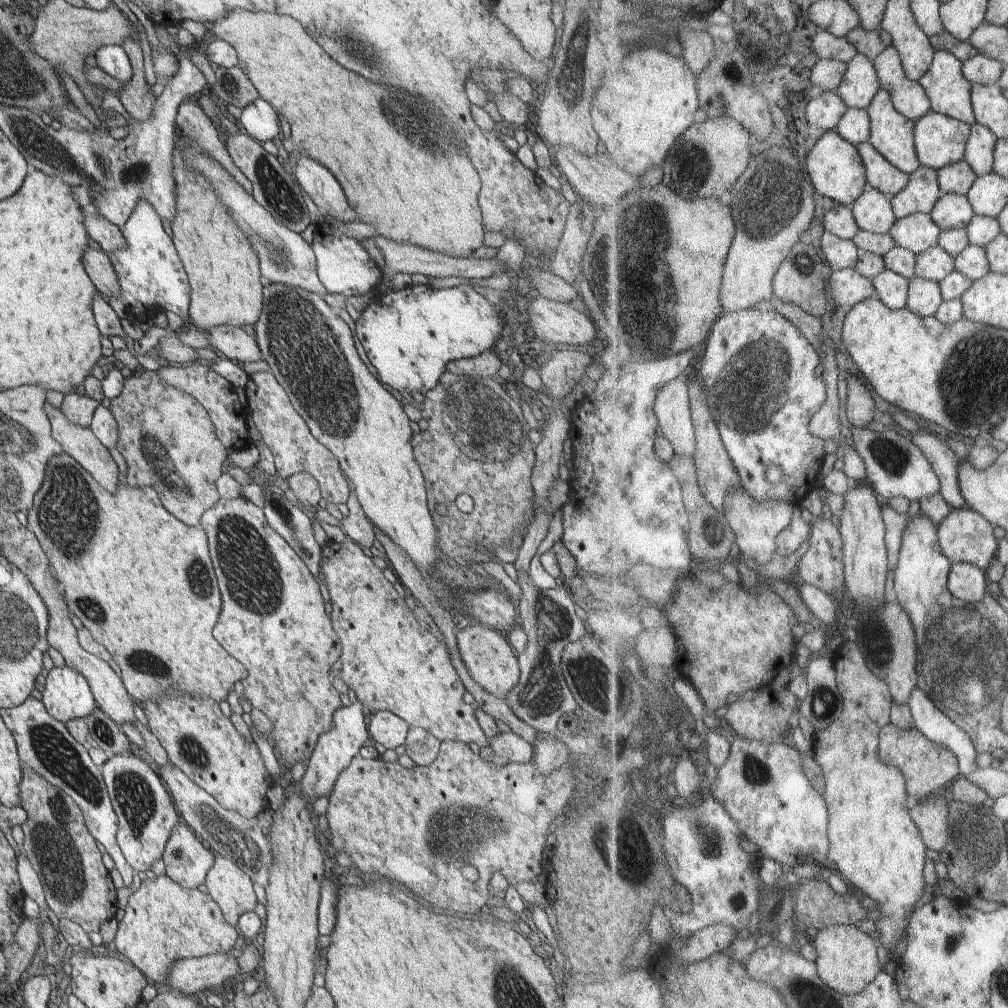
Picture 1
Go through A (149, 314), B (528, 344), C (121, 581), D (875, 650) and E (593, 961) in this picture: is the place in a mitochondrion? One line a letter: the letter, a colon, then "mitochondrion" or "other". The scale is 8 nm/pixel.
A: other
B: other
C: other
D: mitochondrion
E: other

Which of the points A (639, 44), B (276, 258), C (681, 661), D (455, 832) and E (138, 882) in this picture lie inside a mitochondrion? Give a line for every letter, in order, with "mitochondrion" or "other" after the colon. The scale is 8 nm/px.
A: other
B: mitochondrion
C: other
D: mitochondrion
E: other

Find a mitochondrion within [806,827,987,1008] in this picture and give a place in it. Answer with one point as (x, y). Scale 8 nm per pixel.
(948, 945)

